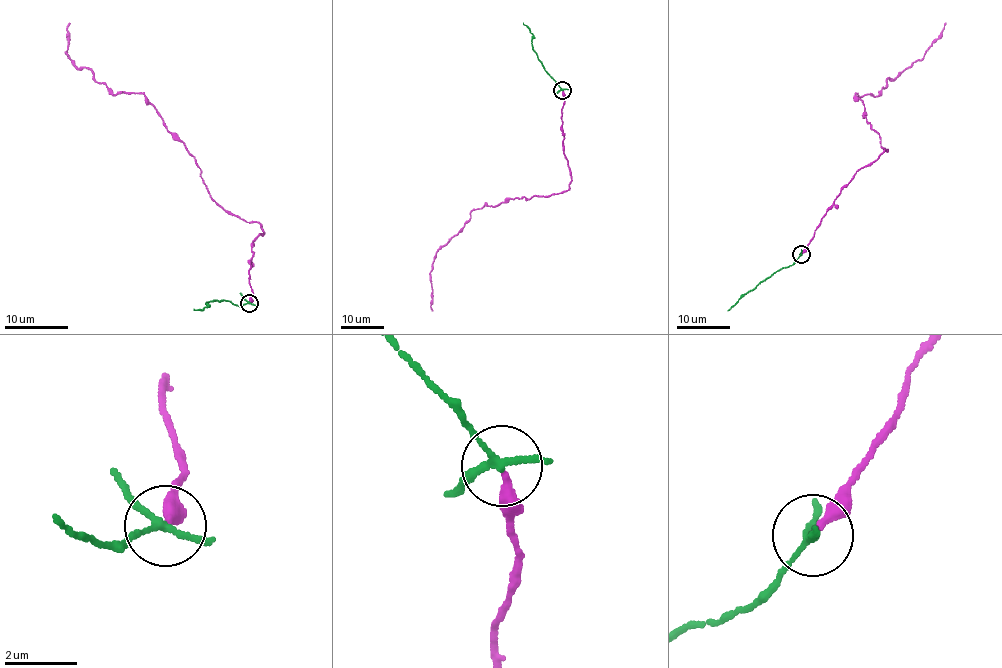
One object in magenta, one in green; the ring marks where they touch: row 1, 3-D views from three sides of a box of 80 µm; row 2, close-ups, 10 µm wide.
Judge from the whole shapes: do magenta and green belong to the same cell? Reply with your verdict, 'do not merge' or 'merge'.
do not merge

